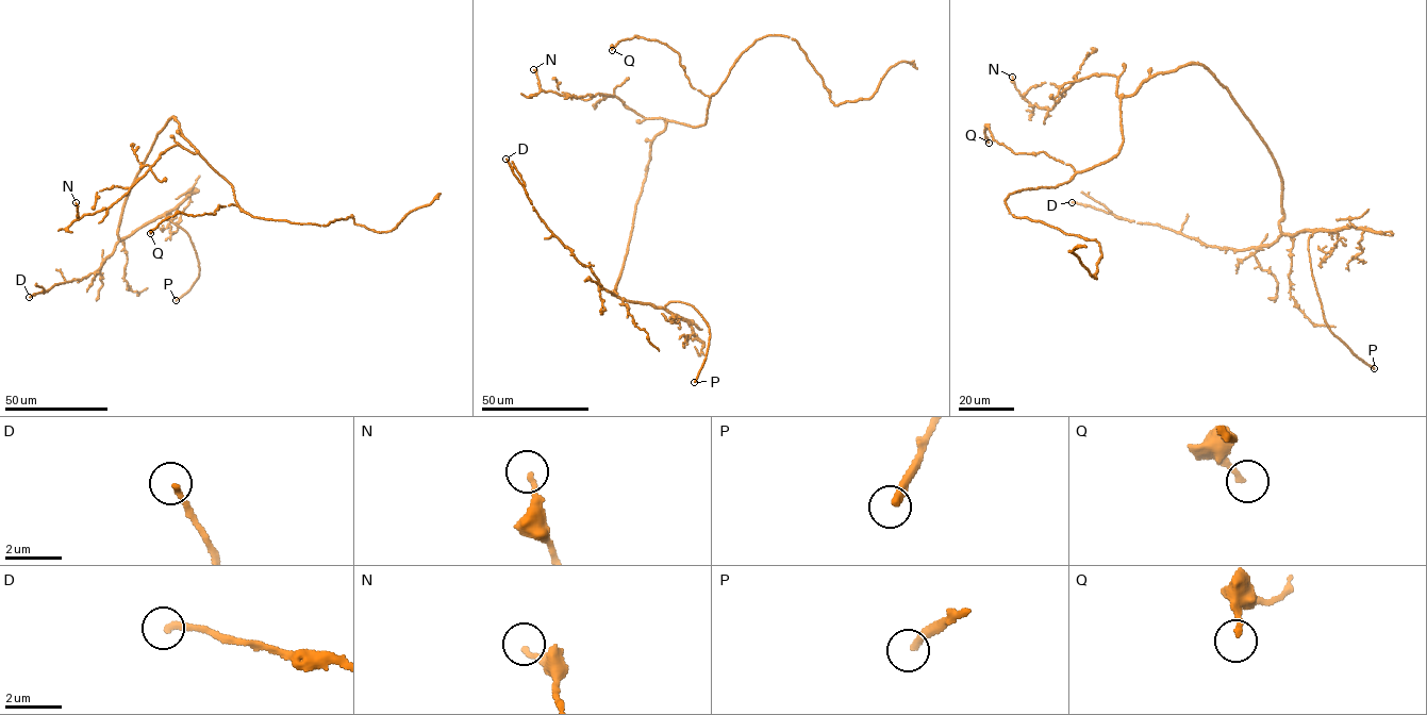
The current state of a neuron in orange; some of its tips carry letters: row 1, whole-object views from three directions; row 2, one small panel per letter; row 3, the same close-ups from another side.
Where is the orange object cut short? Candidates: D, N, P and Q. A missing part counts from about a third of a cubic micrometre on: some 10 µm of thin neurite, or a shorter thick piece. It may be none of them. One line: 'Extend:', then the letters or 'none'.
Extend: P

